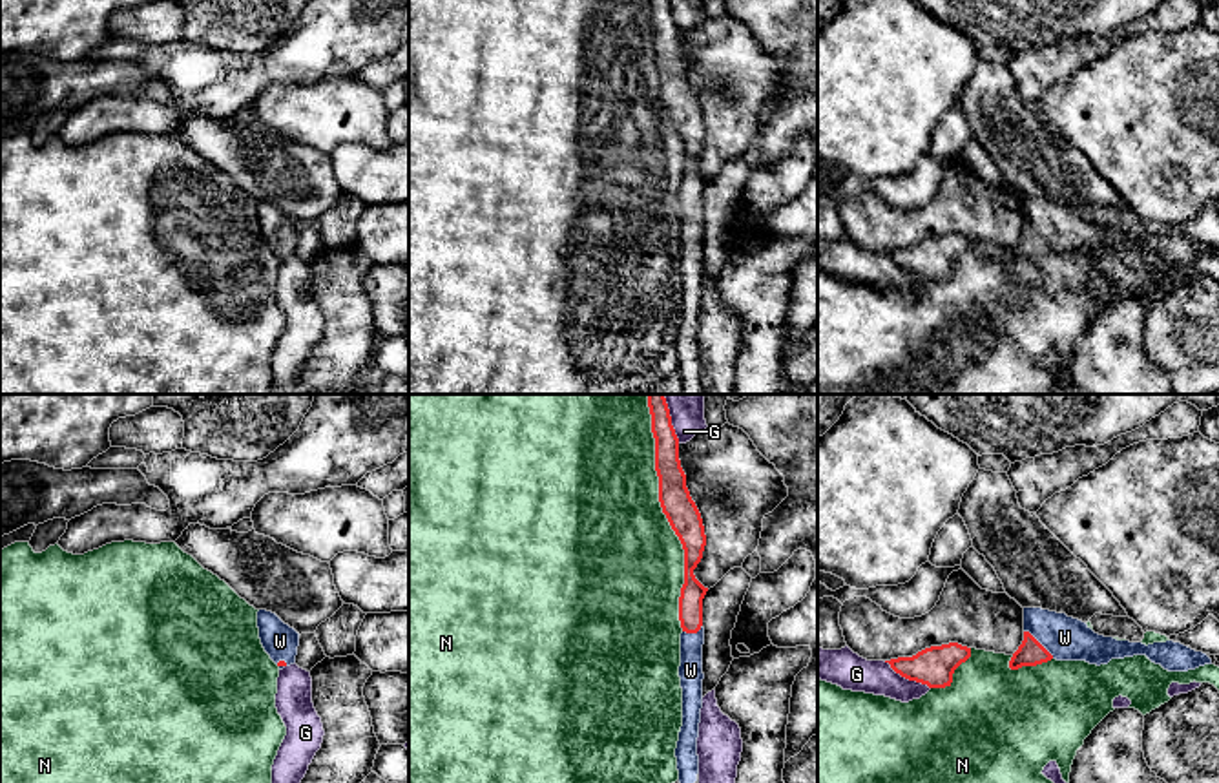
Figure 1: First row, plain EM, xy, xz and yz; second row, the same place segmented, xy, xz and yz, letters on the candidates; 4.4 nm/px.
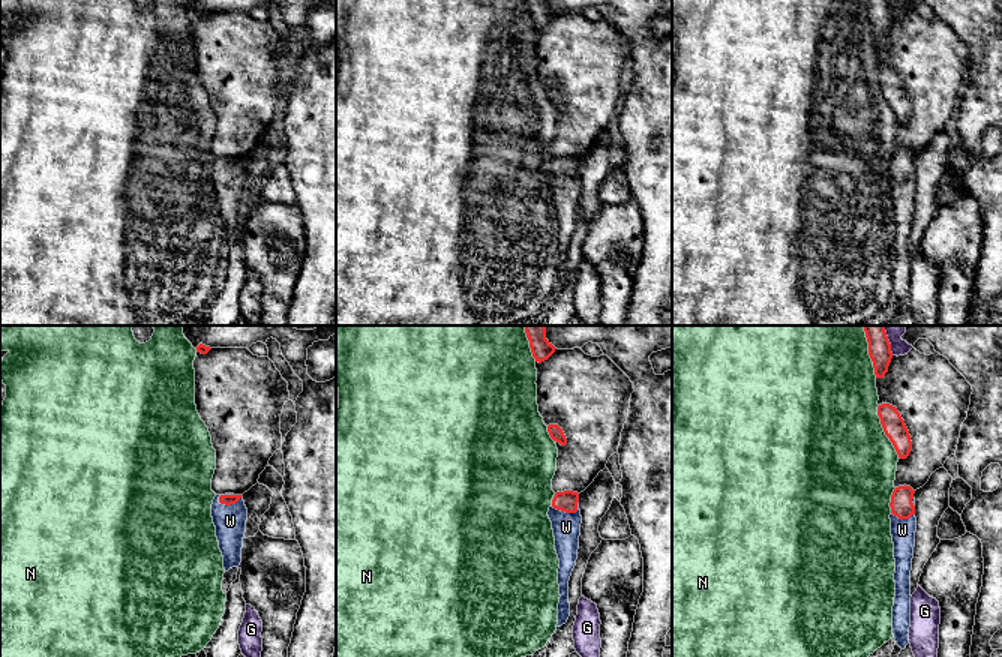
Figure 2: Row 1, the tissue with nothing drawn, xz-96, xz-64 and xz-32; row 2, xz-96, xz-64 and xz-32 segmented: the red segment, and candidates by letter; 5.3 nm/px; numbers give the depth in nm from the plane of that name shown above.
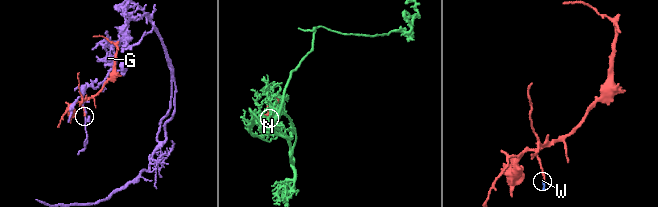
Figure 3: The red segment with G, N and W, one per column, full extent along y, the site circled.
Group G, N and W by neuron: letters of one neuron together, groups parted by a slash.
G / N / W

